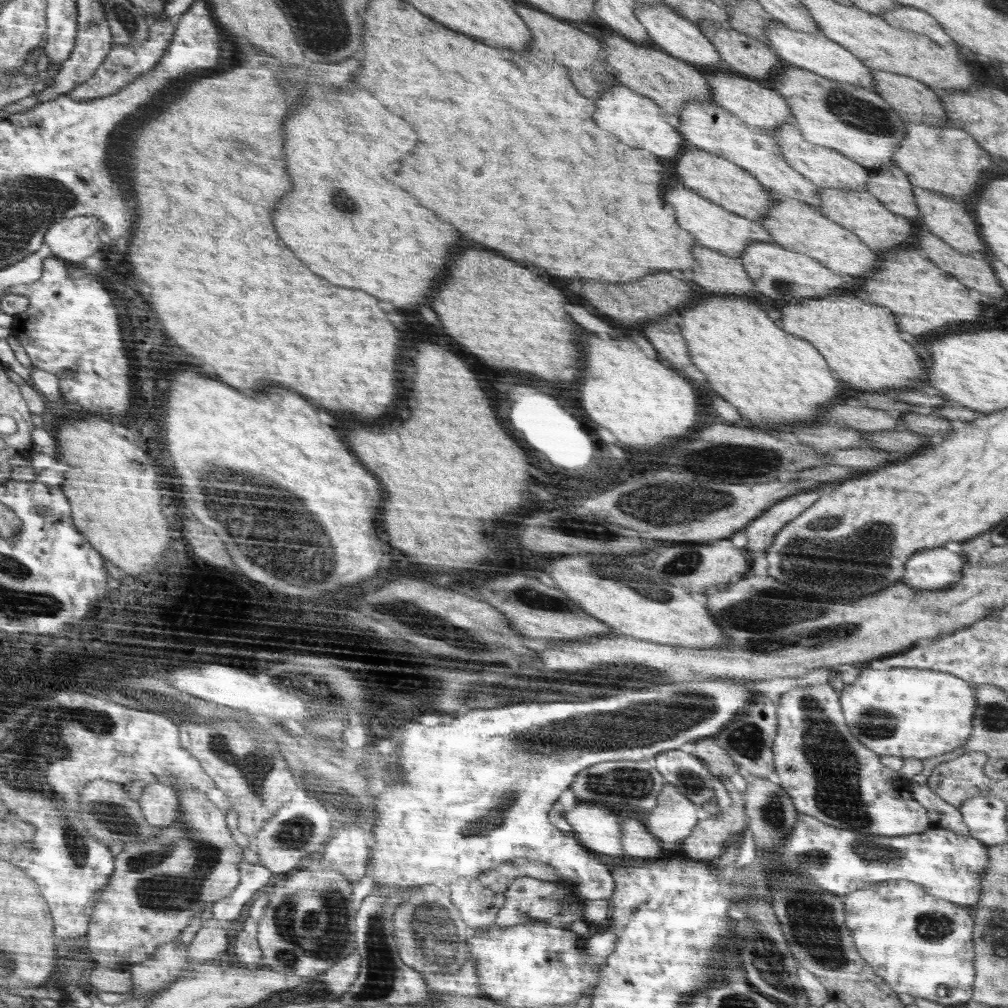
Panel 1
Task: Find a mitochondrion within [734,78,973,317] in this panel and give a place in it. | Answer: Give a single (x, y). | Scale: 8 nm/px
(865, 116)

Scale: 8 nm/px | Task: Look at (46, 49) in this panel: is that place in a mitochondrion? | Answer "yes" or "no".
no

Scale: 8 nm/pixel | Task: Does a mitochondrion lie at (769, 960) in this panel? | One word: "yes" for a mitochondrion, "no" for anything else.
yes

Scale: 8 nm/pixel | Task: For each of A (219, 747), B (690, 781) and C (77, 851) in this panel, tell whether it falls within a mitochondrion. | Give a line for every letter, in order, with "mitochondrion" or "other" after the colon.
A: mitochondrion
B: mitochondrion
C: mitochondrion

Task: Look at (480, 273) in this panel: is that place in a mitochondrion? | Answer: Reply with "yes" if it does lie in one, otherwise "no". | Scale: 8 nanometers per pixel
no

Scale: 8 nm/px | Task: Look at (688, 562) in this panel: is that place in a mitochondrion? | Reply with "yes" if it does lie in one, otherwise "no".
yes

